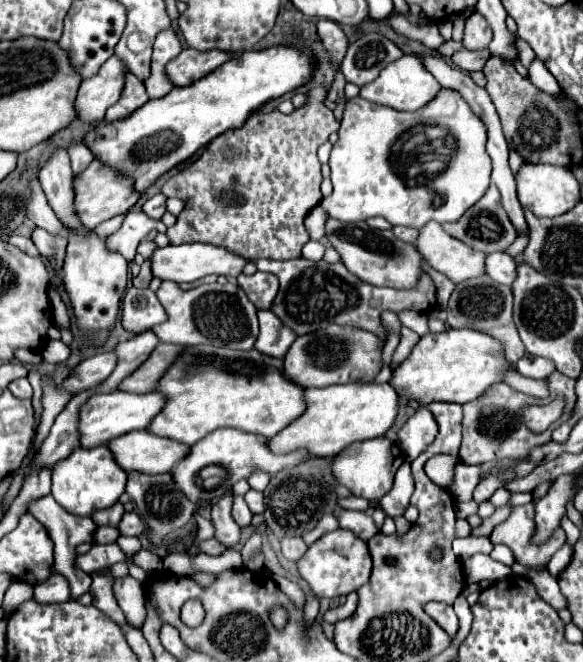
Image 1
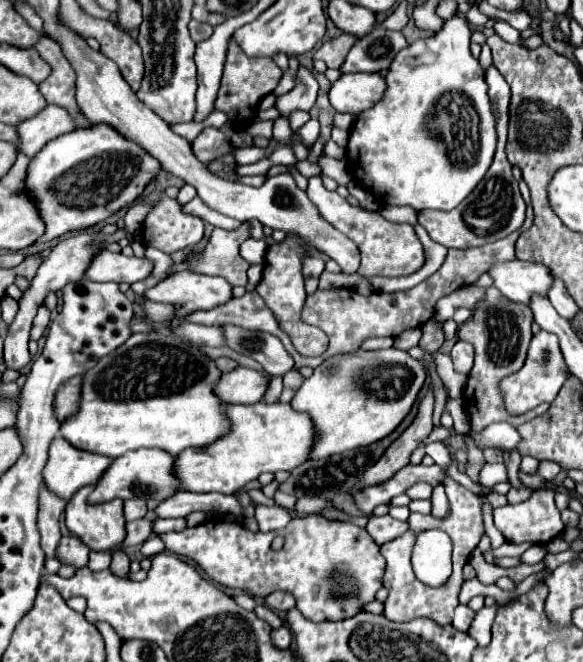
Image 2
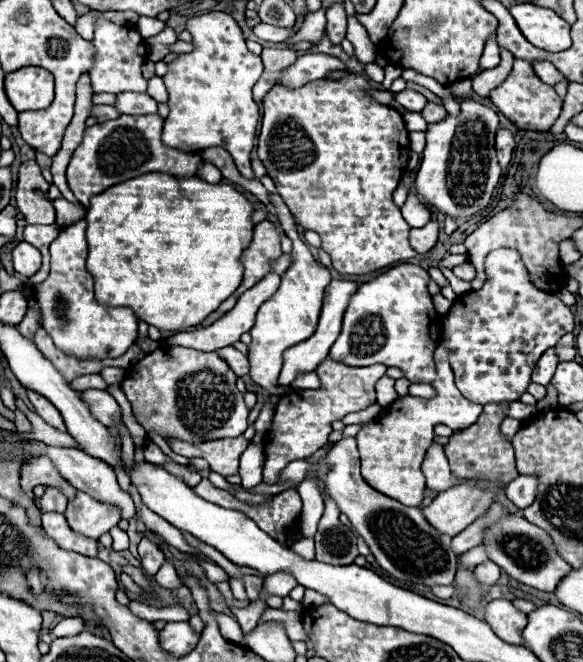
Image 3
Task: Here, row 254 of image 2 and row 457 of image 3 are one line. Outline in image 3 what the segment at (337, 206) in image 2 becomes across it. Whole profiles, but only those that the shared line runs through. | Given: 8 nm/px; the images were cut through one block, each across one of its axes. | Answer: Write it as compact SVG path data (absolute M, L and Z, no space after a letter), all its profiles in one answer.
M442 344L436 348L434 362L436 362L436 376L430 384L436 390L436 398L426 400L426 398L402 396L390 404L386 416L378 418L374 424L362 428L356 434L358 450L362 456L364 480L374 490L378 490L406 506L420 506L420 502L422 502L426 480L420 470L420 464L424 460L426 450L432 444L432 428L436 424L446 424L452 430L464 430L464 428L472 426L482 412L480 404L466 400L460 394L460 390L456 388L454 374L448 364L448 350Z

